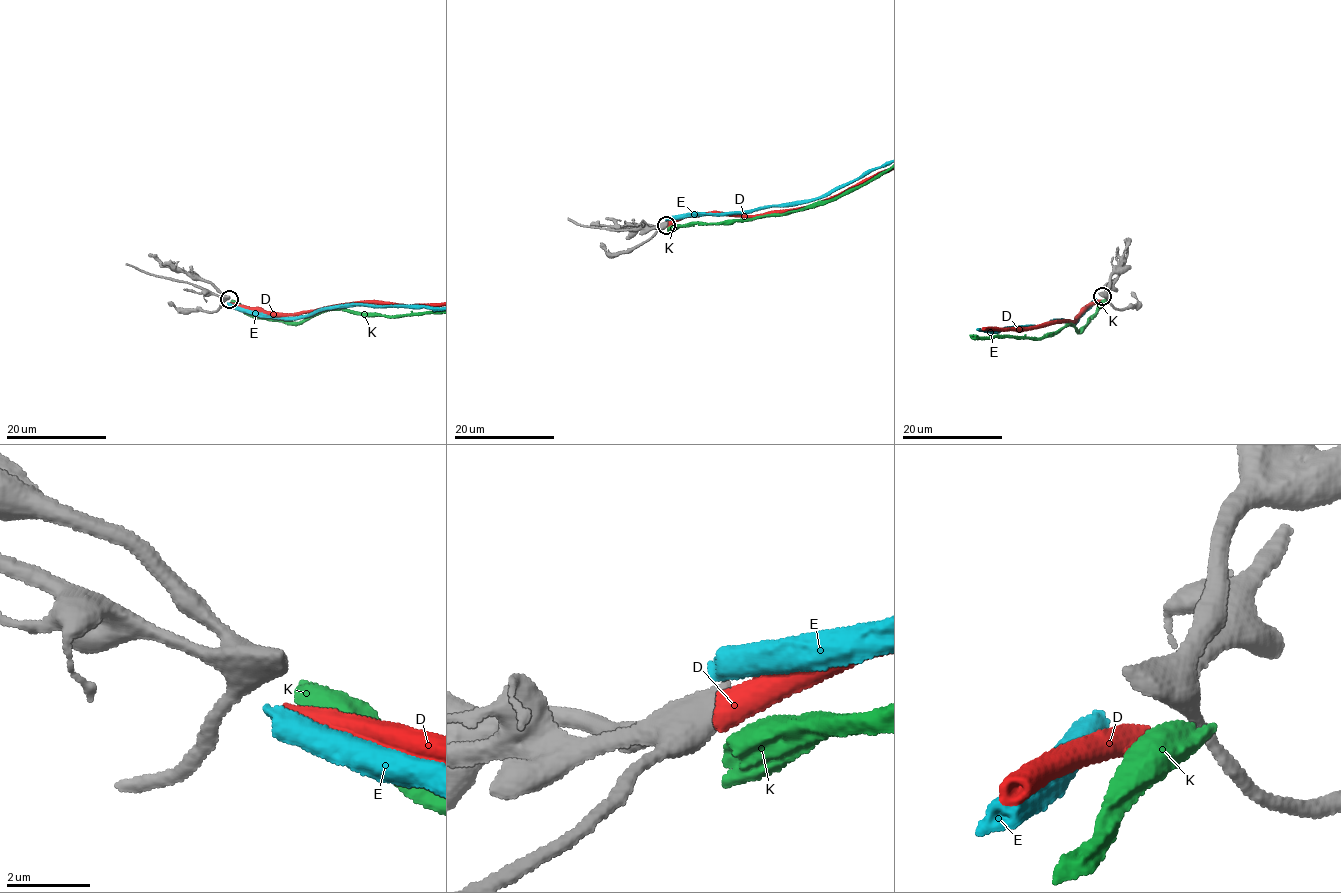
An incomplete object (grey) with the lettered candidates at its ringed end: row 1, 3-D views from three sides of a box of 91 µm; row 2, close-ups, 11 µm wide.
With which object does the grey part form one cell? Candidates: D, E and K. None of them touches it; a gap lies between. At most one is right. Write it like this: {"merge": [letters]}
{"merge": ["D"]}

